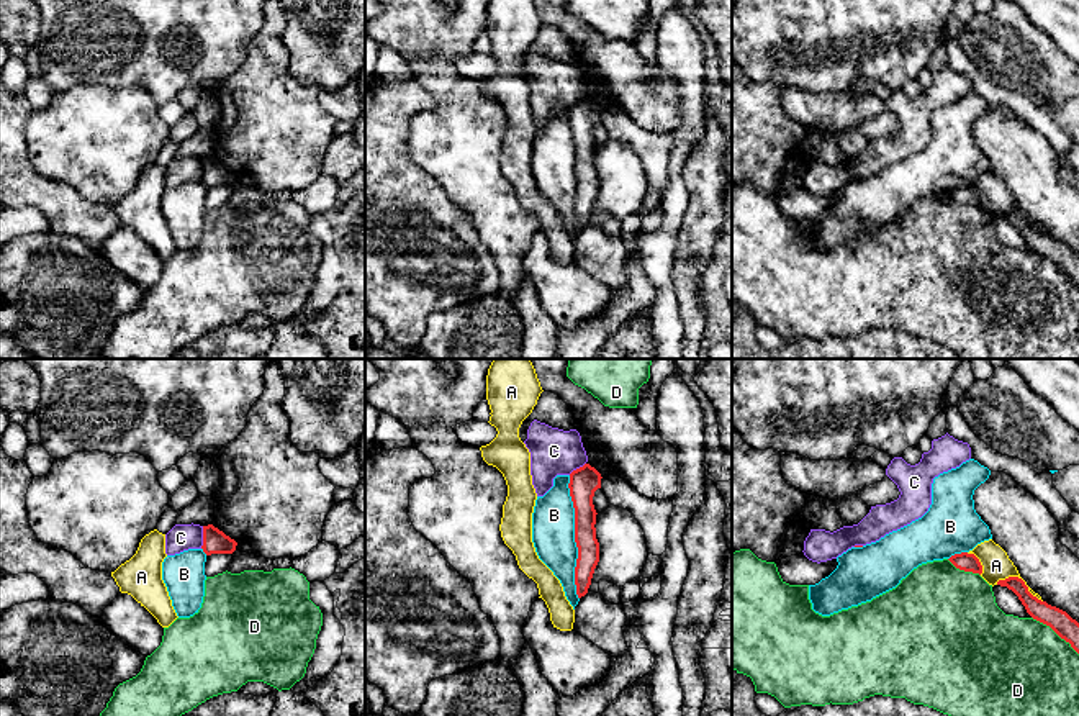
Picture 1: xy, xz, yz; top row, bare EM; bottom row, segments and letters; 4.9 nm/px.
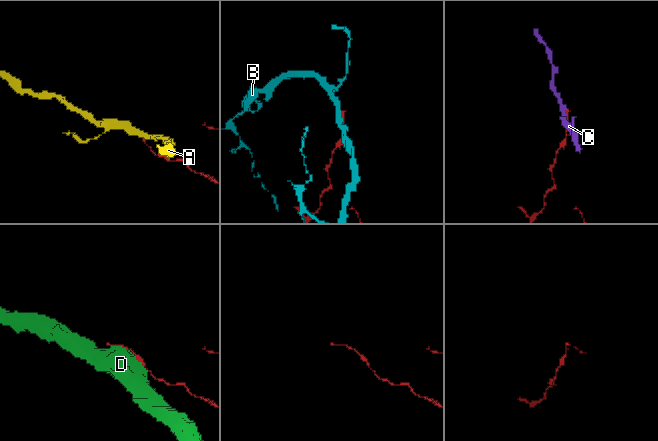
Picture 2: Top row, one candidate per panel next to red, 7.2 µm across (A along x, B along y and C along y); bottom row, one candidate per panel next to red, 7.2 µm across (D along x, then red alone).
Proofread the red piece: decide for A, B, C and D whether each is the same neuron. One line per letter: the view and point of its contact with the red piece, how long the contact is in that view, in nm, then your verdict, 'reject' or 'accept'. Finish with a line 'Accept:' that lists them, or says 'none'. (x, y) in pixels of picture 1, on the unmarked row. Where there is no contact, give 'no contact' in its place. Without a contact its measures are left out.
A: yz (1020, 212) | 260 nm | reject
B: xz (575, 171) | 600 nm | reject
C: xy (203, 171) | 110 nm | reject
D: yz (1056, 266) | 300 nm | reject
Accept: none

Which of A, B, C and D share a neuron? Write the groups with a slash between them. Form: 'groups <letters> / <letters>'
groups A / B / C / D

